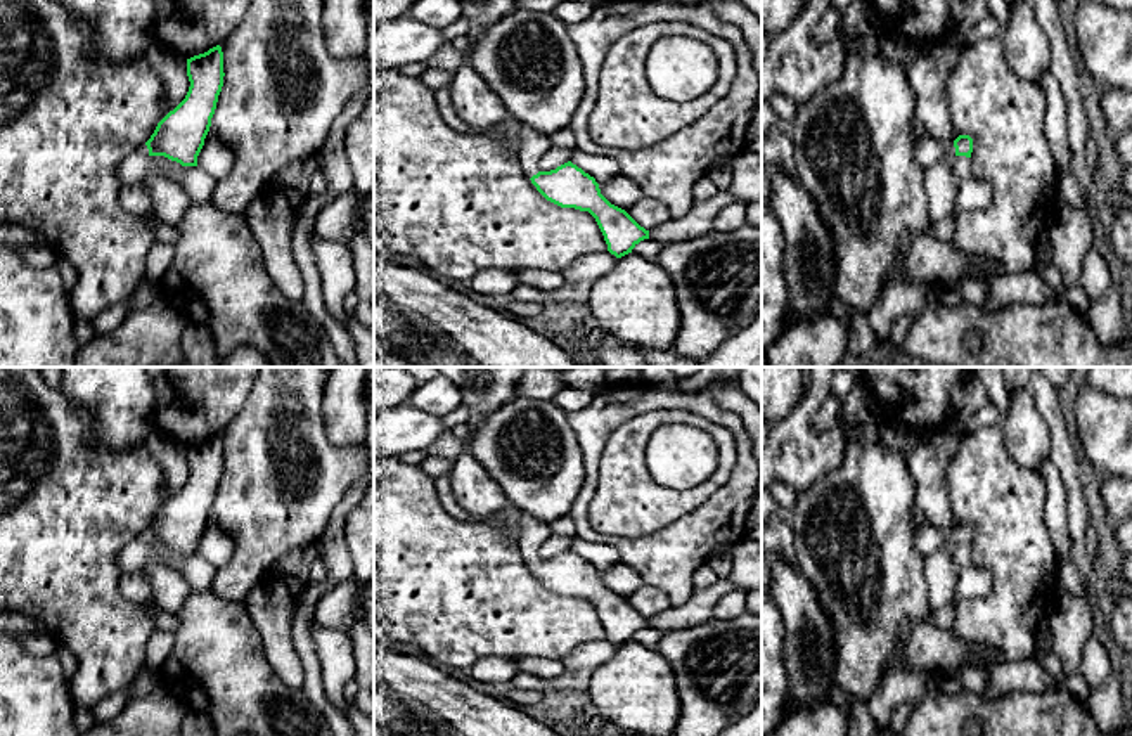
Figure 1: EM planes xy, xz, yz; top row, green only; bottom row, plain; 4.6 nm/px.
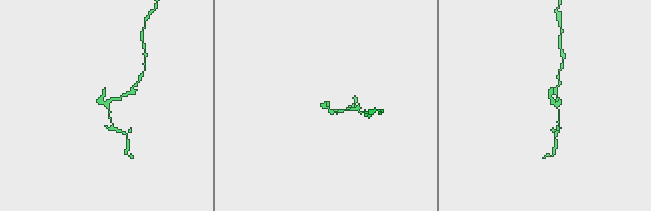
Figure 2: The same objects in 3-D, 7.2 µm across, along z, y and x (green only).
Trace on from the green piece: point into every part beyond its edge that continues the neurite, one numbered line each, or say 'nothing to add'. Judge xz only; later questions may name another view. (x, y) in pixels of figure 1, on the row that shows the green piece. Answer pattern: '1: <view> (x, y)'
1: xz (533, 144)

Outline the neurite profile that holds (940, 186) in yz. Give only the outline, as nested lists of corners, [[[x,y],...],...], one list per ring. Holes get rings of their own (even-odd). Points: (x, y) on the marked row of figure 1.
[[[938,163],[923,170],[926,210],[933,218],[954,218],[959,185],[961,180],[947,163]]]

